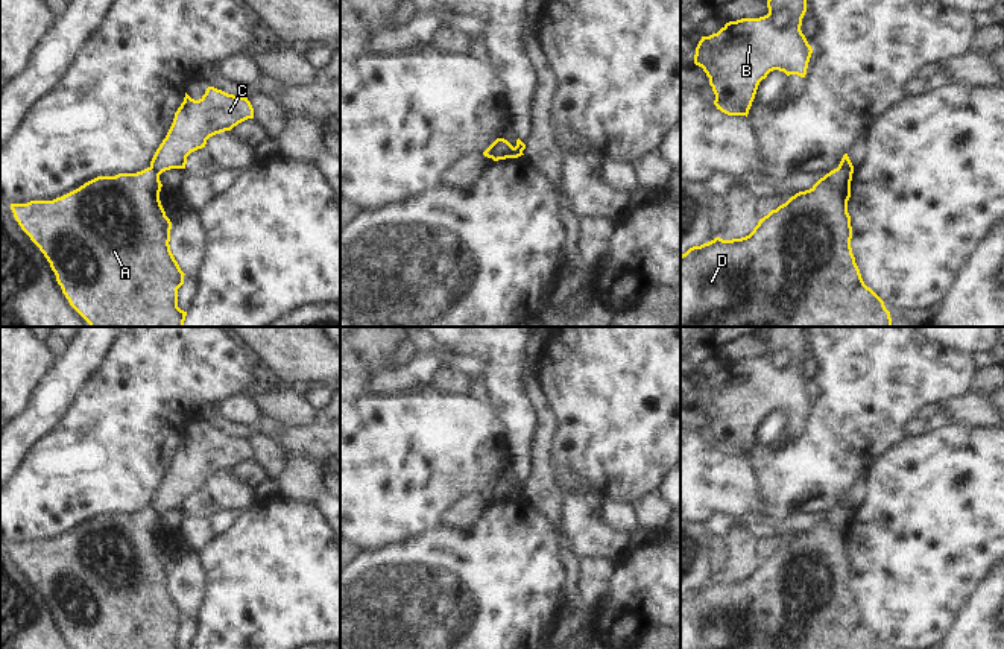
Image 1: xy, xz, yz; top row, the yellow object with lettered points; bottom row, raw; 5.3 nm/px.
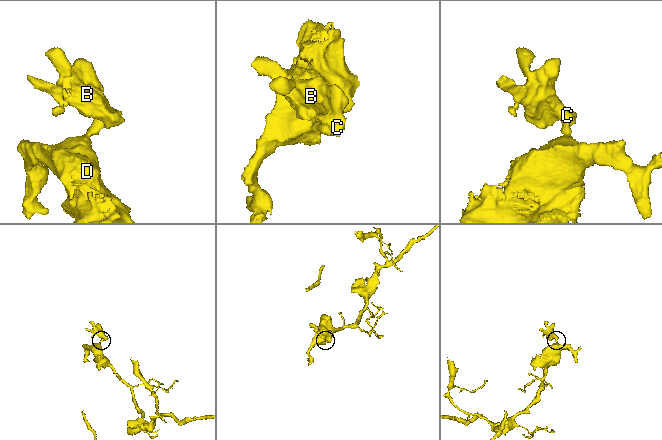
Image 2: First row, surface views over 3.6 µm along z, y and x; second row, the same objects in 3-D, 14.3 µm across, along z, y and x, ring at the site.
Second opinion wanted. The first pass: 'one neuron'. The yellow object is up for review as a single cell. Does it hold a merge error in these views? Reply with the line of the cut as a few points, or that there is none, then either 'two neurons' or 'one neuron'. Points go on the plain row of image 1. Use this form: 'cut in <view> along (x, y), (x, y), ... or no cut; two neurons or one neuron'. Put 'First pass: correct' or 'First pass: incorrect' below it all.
cut in yz along (839, 506), (852, 509); two neurons
First pass: incorrect

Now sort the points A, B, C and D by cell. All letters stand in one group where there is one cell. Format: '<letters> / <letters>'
A D / B C

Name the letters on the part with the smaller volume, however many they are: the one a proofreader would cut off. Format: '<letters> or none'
B, C

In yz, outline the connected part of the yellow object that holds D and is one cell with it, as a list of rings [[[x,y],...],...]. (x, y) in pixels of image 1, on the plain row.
[[[837,508],[820,518],[810,530],[799,532],[785,544],[759,559],[753,571],[741,579],[714,581],[690,588],[680,596],[680,649],[886,649],[884,641],[864,625],[851,588],[852,567],[848,553],[854,509]]]

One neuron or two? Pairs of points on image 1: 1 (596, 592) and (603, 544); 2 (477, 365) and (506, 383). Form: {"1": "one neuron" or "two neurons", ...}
{"1": "two neurons", "2": "two neurons"}

